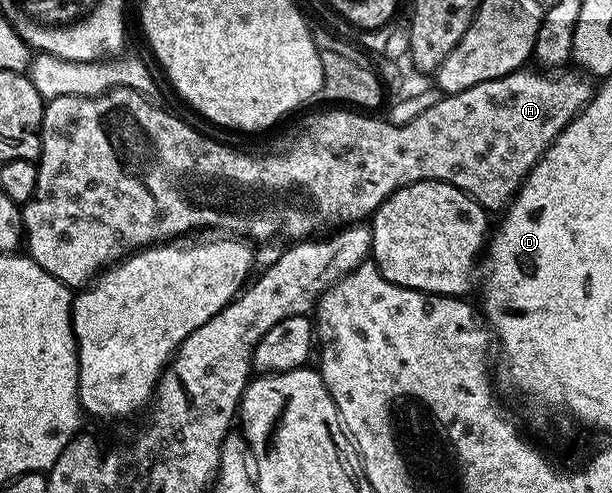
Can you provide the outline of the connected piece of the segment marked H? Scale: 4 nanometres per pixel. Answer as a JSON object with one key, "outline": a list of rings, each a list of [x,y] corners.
{"outline":[[[521,69],[512,71],[502,77],[494,77],[494,81],[482,81],[474,84],[470,89],[462,89],[462,93],[444,95],[437,98],[430,109],[426,109],[414,121],[406,125],[394,125],[387,118],[371,119],[371,114],[361,113],[356,109],[332,109],[329,115],[324,115],[289,151],[281,155],[247,155],[244,151],[235,151],[216,139],[207,139],[200,131],[195,131],[184,119],[163,111],[156,103],[151,103],[145,92],[135,91],[130,85],[121,85],[107,91],[105,95],[59,95],[47,100],[44,105],[42,117],[42,145],[40,157],[36,163],[38,173],[38,185],[30,197],[30,201],[23,204],[24,216],[23,242],[28,243],[26,254],[33,259],[50,277],[58,277],[73,289],[83,289],[99,276],[100,272],[120,262],[121,259],[153,245],[159,245],[165,241],[176,241],[187,231],[200,231],[203,227],[213,227],[213,232],[227,233],[232,237],[243,237],[248,241],[263,241],[265,239],[283,236],[288,241],[299,241],[309,237],[319,236],[329,229],[339,228],[341,225],[356,225],[367,220],[398,189],[406,185],[414,185],[418,181],[438,181],[454,185],[462,193],[470,196],[475,203],[480,204],[489,213],[500,213],[511,203],[516,192],[524,183],[524,178],[530,173],[530,169],[542,156],[548,152],[550,145],[570,125],[570,121],[582,110],[594,94],[593,84],[587,74],[576,69],[556,69],[551,73],[543,70],[528,71]]]}

